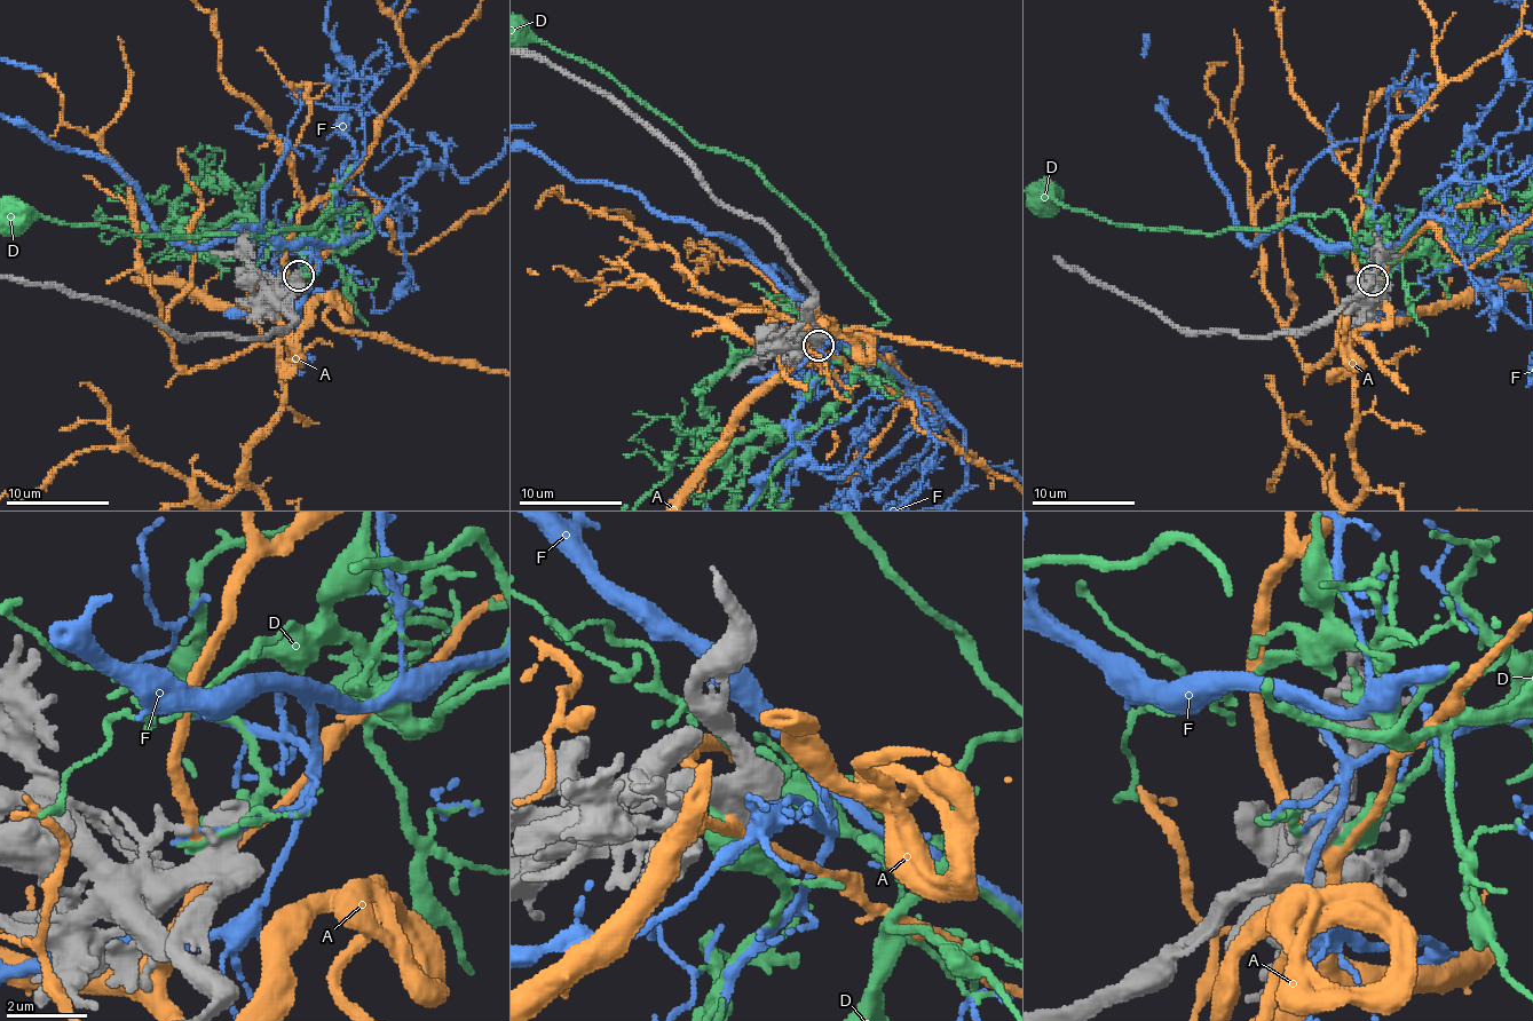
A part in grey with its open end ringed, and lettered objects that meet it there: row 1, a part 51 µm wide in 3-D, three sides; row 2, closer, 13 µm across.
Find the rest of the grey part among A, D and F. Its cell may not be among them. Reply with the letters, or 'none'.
none

